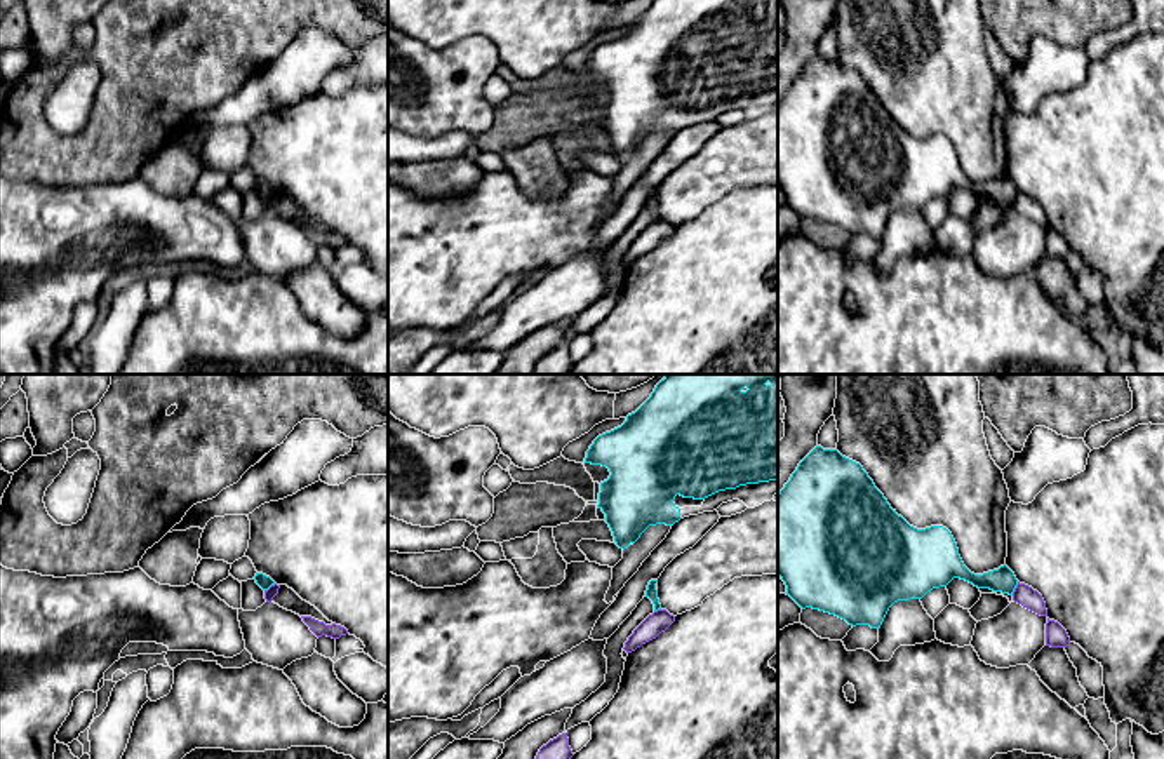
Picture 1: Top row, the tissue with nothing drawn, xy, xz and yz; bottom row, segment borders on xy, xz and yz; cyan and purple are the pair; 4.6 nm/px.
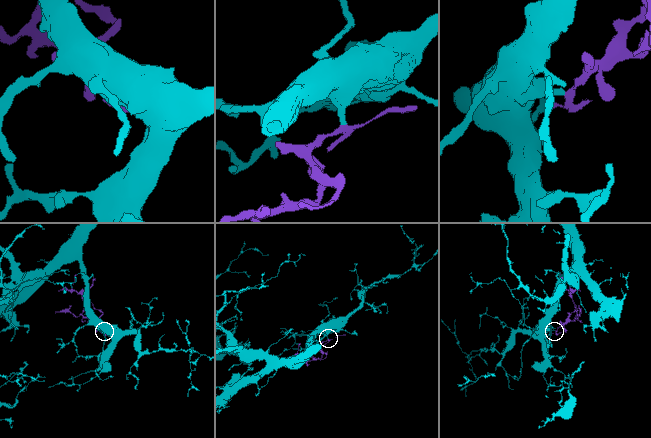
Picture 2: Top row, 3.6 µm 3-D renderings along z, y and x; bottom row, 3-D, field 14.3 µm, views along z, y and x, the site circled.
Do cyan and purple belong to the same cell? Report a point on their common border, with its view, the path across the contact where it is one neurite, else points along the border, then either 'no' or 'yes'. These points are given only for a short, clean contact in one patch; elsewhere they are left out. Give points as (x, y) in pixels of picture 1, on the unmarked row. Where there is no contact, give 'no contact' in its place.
yz (1015, 197) | along yz (1018, 192), (1011, 204) | no

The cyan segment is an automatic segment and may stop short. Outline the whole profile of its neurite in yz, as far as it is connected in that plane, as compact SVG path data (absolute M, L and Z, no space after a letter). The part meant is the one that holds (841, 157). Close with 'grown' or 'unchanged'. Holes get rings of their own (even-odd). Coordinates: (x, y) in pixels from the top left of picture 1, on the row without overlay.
M821 56L799 73L778 103L778 185L786 195L786 205L802 219L819 219L853 237L872 238L880 238L894 212L922 209L953 188L1009 205L1018 195L1006 174L983 185L971 183L947 138L910 136L891 118L860 73Z; unchanged

